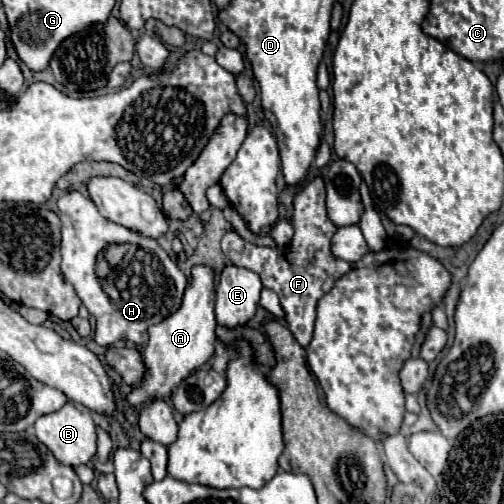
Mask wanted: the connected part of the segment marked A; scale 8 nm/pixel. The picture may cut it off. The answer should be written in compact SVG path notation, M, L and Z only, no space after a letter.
M194 266L192 268L192 284L184 292L182 306L176 314L168 316L168 320L162 320L160 324L148 328L148 344L142 350L142 362L144 362L144 378L138 386L132 388L132 392L126 396L128 404L132 408L144 406L152 400L166 400L172 396L174 388L190 376L194 370L204 366L212 354L216 344L216 320L214 320L214 274L208 266Z

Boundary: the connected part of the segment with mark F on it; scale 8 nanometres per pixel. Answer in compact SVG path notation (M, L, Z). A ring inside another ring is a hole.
M314 178L312 182L304 184L296 198L294 198L294 238L284 248L260 248L254 244L248 244L242 240L236 232L228 232L222 238L222 252L226 258L236 264L244 266L256 274L260 274L264 288L274 290L280 296L280 304L286 310L286 322L290 326L290 332L298 340L302 348L306 348L314 336L314 320L316 320L316 308L318 300L328 294L334 286L334 282L350 272L350 264L336 258L330 250L330 240L336 232L336 224L326 214L326 192L322 178Z

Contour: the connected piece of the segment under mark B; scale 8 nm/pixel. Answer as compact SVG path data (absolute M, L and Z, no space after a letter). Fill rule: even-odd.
M68 402L60 412L52 412L48 416L40 416L34 424L36 428L36 438L56 456L56 460L64 466L80 466L80 464L90 464L96 456L96 428L90 416L90 410L84 408L82 404Z

